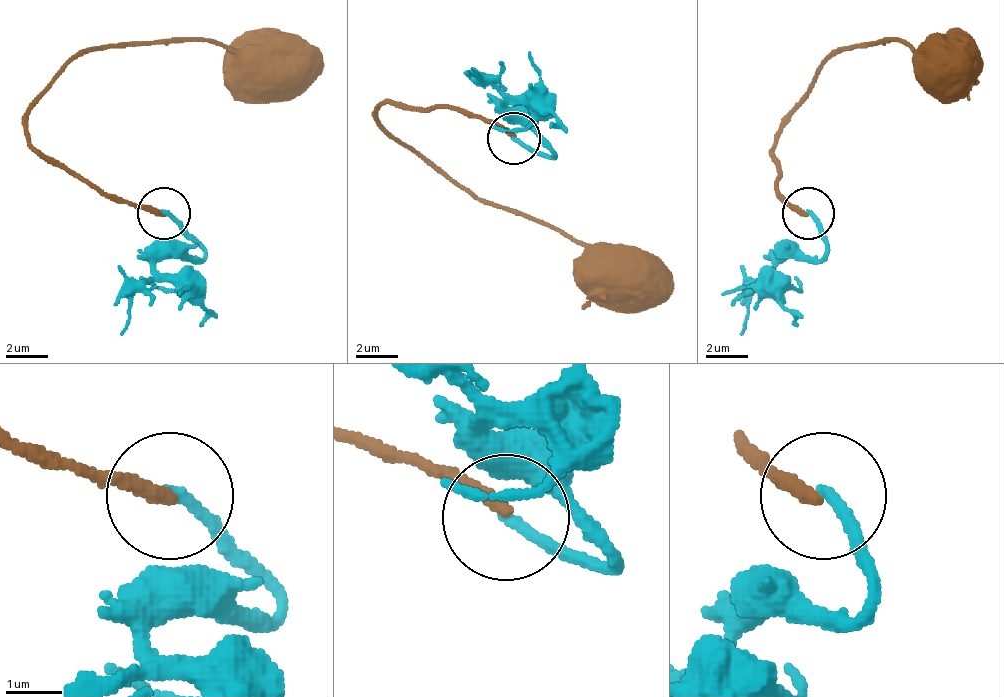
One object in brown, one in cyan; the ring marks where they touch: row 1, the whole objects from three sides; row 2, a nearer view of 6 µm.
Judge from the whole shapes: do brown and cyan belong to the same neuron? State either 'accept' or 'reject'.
reject

